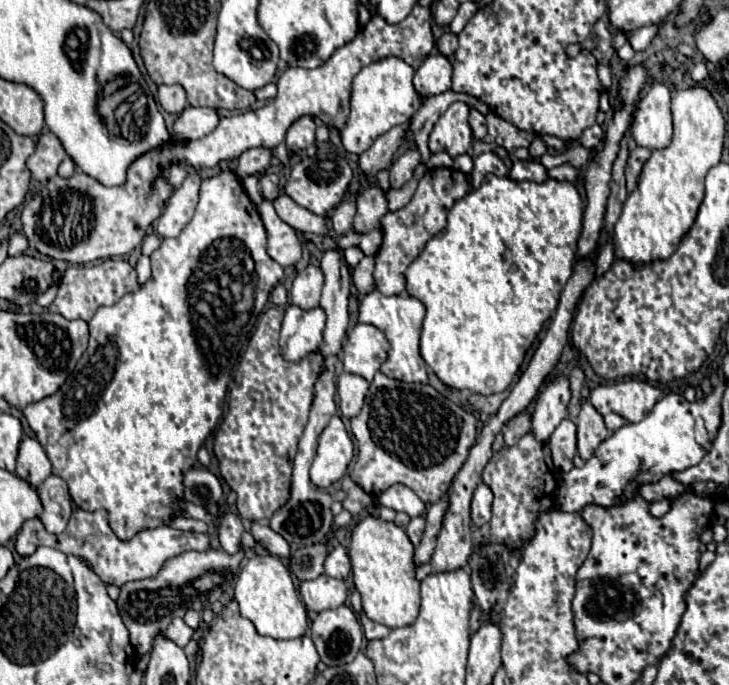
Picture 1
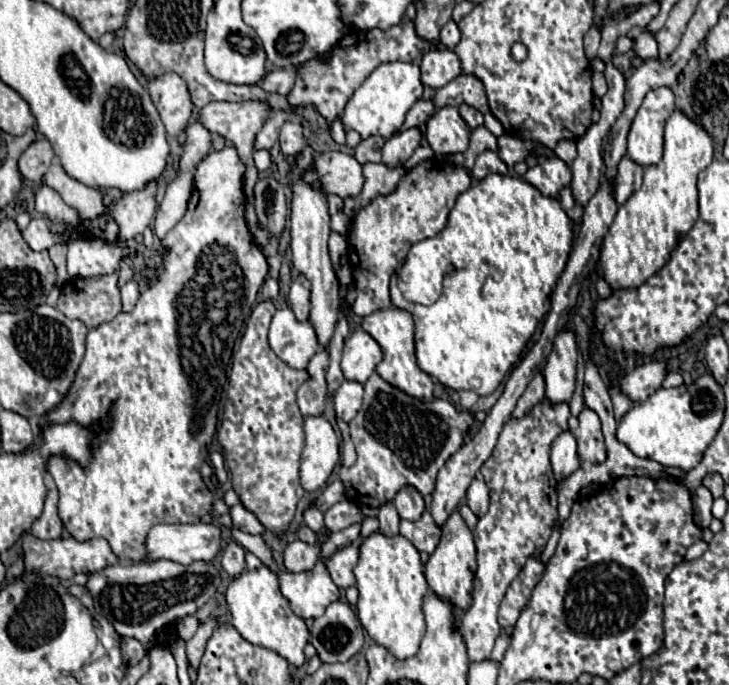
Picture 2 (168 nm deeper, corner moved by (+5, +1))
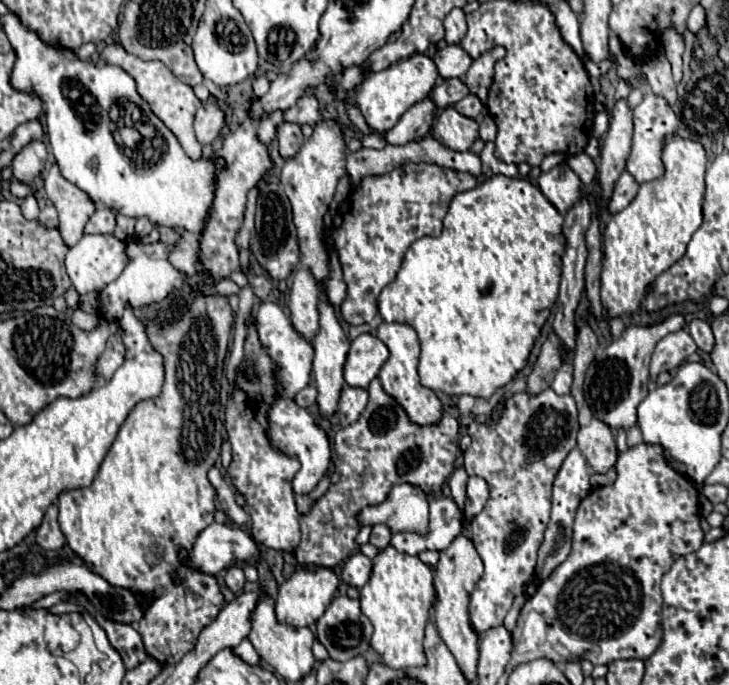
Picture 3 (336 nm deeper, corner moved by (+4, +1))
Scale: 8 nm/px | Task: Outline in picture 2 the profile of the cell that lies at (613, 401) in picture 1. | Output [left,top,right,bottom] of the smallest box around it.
[619,359,667,401]

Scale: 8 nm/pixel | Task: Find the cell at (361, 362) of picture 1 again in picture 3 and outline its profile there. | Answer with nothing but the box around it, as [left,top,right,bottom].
[344,333,388,389]

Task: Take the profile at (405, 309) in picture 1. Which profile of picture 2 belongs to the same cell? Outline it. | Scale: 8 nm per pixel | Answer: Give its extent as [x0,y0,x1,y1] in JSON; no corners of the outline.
[361,307,433,401]

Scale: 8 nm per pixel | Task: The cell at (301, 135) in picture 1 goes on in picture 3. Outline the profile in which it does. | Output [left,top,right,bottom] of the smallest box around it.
[278,123,304,159]

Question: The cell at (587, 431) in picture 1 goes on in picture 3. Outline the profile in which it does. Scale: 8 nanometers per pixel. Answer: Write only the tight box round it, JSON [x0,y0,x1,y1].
[578,419,618,473]

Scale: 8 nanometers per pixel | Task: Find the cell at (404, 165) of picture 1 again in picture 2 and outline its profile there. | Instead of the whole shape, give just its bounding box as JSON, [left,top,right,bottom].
[383,127,421,167]

